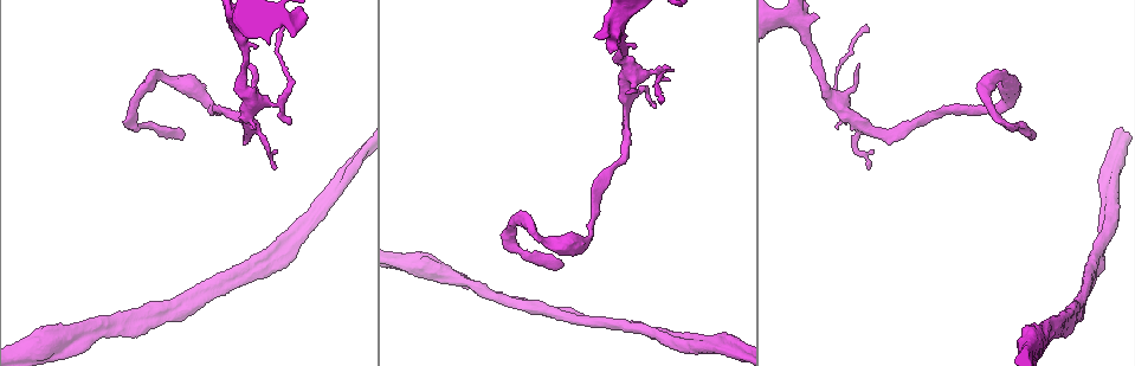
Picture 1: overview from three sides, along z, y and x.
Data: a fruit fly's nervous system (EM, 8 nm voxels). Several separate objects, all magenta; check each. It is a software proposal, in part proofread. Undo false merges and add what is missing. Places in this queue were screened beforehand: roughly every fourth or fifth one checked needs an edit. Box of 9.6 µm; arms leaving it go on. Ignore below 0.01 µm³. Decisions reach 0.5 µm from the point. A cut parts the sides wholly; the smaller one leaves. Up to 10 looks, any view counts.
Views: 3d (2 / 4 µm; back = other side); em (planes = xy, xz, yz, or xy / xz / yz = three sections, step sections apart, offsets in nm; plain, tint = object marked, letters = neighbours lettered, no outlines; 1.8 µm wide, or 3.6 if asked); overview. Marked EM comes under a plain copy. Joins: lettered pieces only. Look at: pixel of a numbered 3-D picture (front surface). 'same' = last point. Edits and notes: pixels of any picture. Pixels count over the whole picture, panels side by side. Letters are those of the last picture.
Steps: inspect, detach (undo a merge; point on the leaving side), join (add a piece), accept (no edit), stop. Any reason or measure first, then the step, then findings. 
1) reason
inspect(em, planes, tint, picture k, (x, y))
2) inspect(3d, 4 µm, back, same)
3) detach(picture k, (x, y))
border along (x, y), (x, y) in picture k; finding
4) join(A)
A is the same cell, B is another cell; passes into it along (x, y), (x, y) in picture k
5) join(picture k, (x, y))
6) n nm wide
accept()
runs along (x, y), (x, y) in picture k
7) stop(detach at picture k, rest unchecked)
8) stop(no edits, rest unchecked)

two arms at a narrow angle
inspect(em, xy, step 8, tint, picture 1, (257, 263))

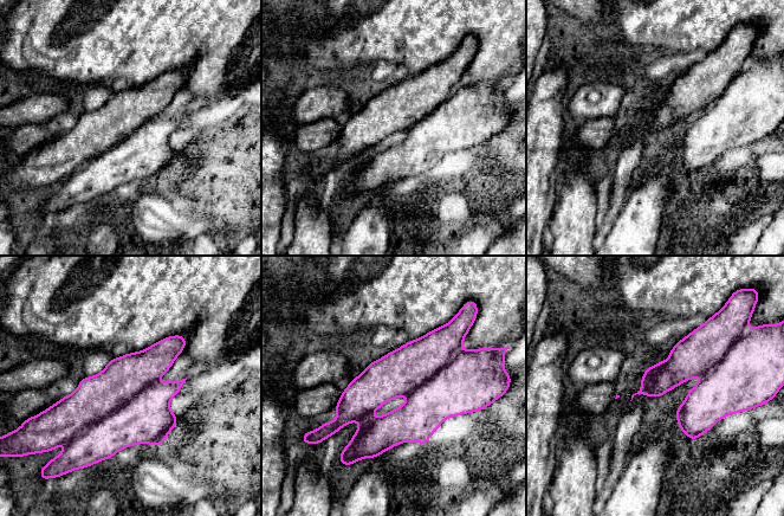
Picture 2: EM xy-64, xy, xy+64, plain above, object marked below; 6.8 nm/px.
inspect(em, planes, letters, same)

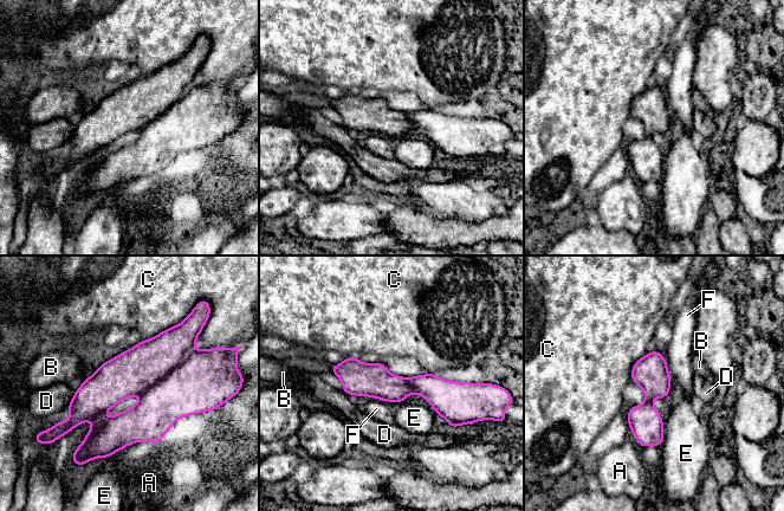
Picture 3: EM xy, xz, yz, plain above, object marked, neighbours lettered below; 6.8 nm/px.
220 nm wide; C touches over 300 nm
accept()
A, B, C, D, E and F are other cells; continuous, no second neuron

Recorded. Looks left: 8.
branch point
inspect(em, yz, step 16, tint, picture 1, (80, 329))

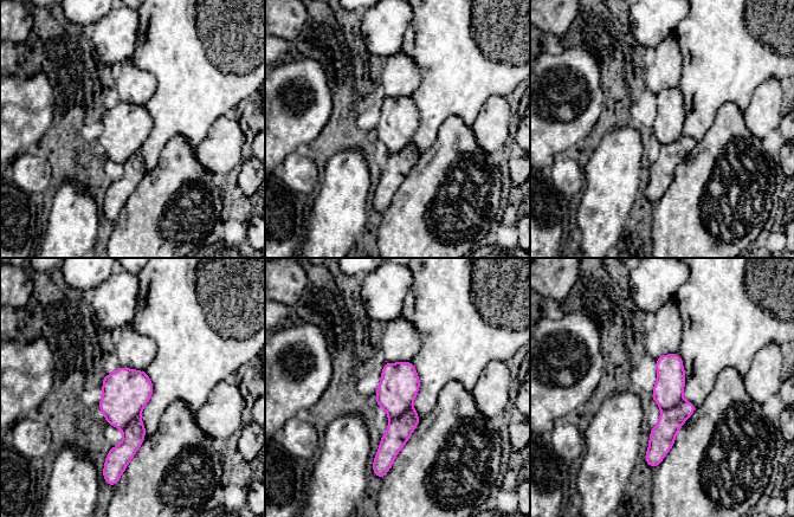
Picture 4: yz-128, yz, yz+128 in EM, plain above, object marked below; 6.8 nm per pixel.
inspect(em, planes, letters, same)

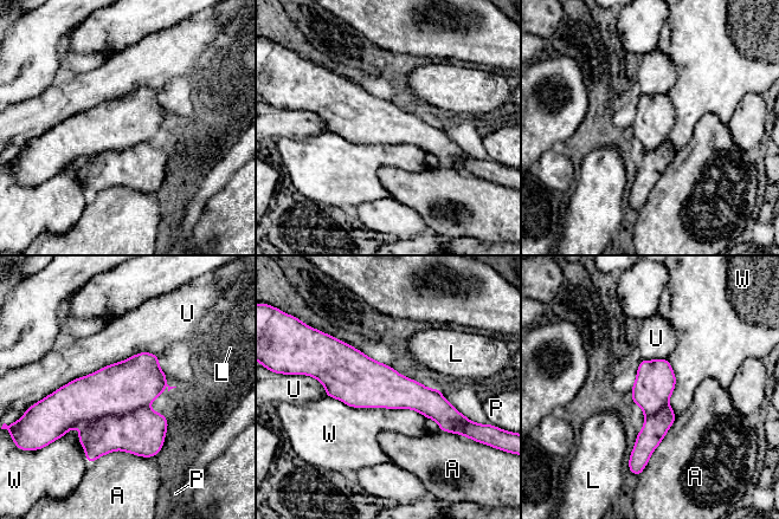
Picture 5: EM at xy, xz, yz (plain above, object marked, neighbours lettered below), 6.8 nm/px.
accept()
A, L, P, U and W are other cells; runs along (319, 375), (348, 375), (455, 413) in picture 5; all the same neuron

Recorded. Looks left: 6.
branch stops here
inspect(3d, 2 µm, picture 1, (273, 167))

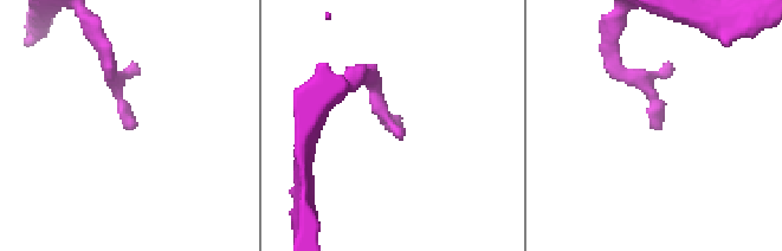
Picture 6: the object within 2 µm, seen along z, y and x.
now the EM
inspect(em, xy, step 4, letters, picture 6, (130, 125))

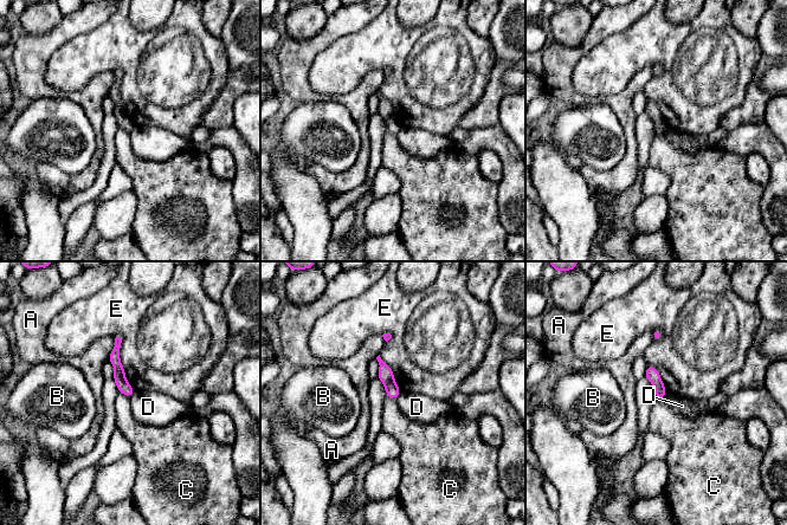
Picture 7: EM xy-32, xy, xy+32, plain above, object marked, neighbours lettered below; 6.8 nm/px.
accept()
A, B, C, D and E are other cells; border along (118, 391), (129, 399) in picture 7; none of them fits

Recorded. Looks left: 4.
stops while still wide
inspect(em, 3.6 µm, planes, letters, picture 1, (818, 17))

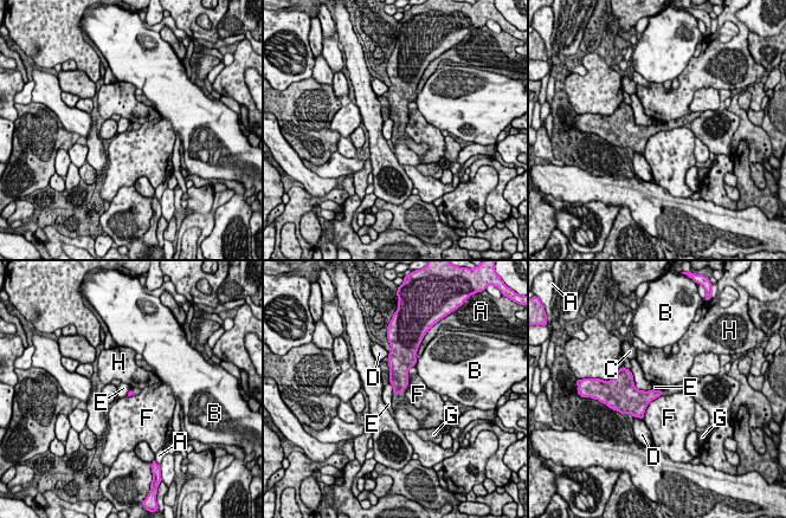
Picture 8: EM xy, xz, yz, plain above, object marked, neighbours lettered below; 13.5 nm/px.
join(G)
G is the same cell, A, B, C, D, E, F and H are other cells; passes into it along (399, 376), (395, 394), (395, 400) in picture 8; the neuron continues

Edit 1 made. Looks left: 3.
stop(join at picture 8, rest unchecked)

